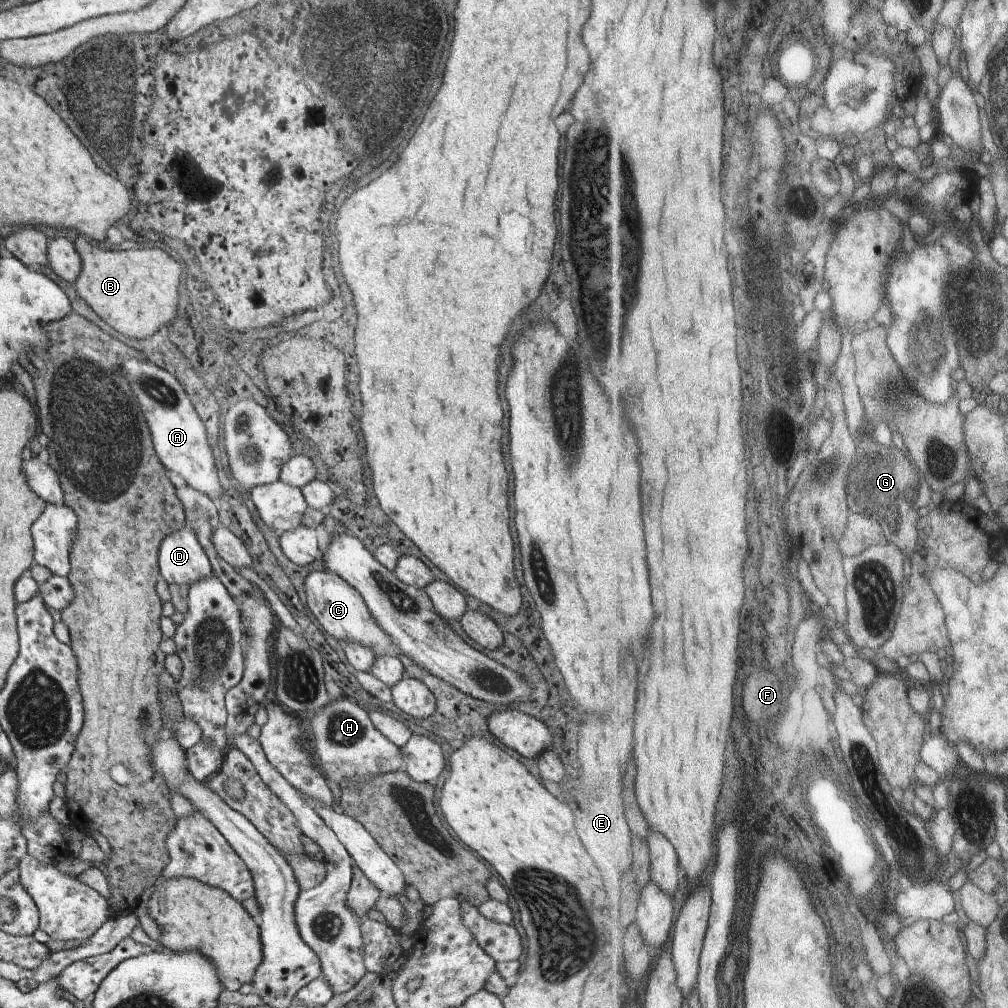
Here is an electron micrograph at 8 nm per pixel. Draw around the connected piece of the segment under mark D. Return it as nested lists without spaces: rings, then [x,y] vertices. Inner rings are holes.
[[[188,525],[164,537],[159,546],[158,564],[160,578],[168,584],[192,586],[202,578],[213,577],[208,556]]]

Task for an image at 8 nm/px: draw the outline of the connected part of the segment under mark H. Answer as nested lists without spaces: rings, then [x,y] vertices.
[[[346,696],[329,701],[324,708],[316,710],[308,731],[314,758],[325,778],[340,784],[342,780],[355,777],[366,779],[366,775],[378,776],[403,769],[401,747],[388,740],[370,720],[369,714]]]

